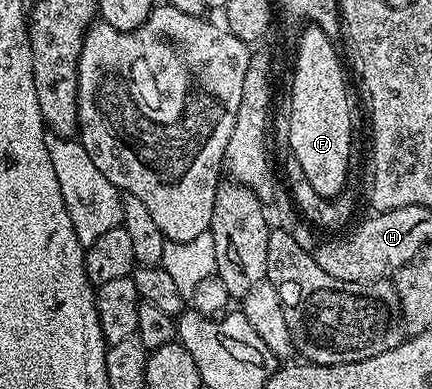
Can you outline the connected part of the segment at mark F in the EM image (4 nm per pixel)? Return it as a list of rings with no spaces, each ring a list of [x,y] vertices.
[[[317,23],[306,24],[300,30],[297,60],[291,70],[293,86],[289,89],[288,152],[299,163],[299,167],[303,167],[303,175],[307,175],[307,183],[311,183],[311,187],[315,187],[319,195],[334,197],[346,192],[347,189],[345,180],[349,177],[349,152],[353,149],[353,113],[349,110],[349,89],[345,86],[347,69],[343,64],[343,57],[338,46],[336,49],[328,36],[330,37],[330,34]]]

